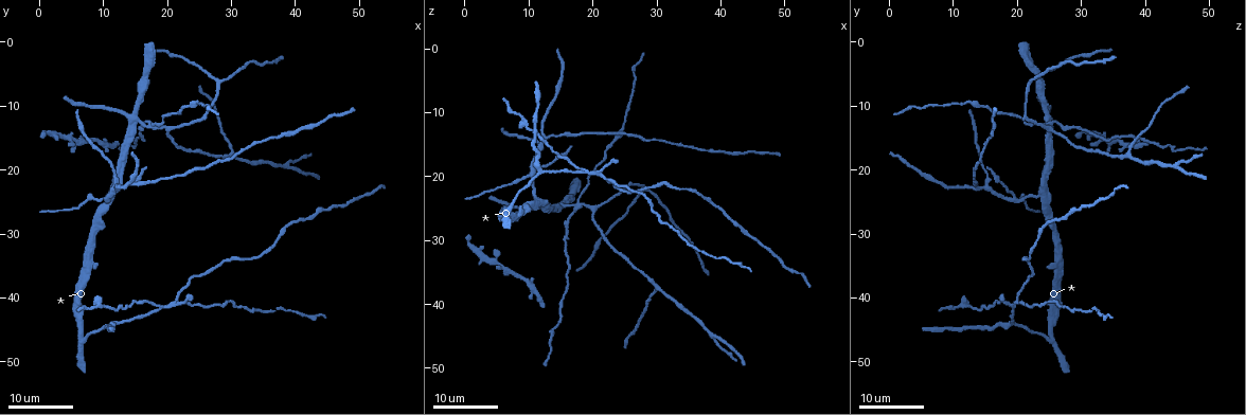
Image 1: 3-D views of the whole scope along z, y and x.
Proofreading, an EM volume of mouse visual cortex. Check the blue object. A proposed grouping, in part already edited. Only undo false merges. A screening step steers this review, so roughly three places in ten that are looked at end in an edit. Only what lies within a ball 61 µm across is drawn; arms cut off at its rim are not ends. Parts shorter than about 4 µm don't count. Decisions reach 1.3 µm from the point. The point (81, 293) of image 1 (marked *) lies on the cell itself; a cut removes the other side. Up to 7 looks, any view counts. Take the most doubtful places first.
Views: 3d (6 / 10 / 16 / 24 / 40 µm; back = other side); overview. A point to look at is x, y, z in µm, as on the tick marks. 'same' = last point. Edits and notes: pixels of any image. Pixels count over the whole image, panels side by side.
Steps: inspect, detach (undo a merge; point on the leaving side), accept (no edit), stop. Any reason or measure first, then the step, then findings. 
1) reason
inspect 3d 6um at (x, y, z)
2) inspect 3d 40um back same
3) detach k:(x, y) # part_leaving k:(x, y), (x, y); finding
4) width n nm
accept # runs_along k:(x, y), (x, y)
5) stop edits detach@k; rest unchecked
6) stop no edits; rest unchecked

looks like a crossing
inspect 3d 24um at (17.5, 13.0, 25.0)

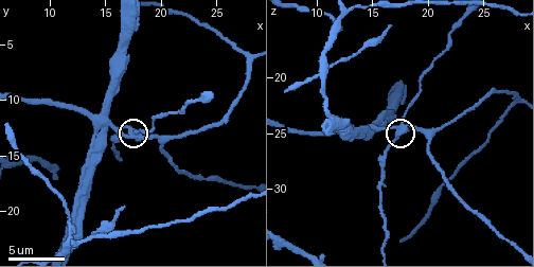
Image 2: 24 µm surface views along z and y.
inspect 3d 6um same

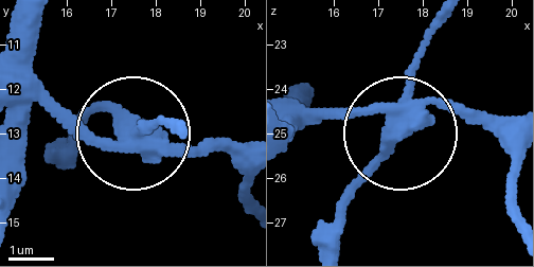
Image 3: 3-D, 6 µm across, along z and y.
inspect 3d 6um back same

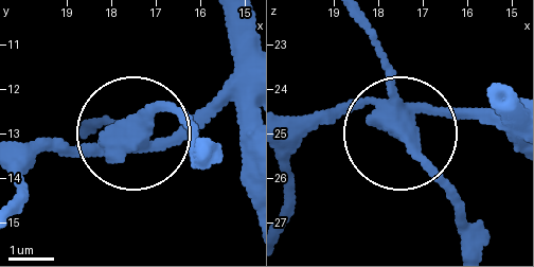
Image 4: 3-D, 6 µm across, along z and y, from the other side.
width 390 nm
detach 4:(111, 121) # two cells meet here

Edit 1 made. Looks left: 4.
inspect overview

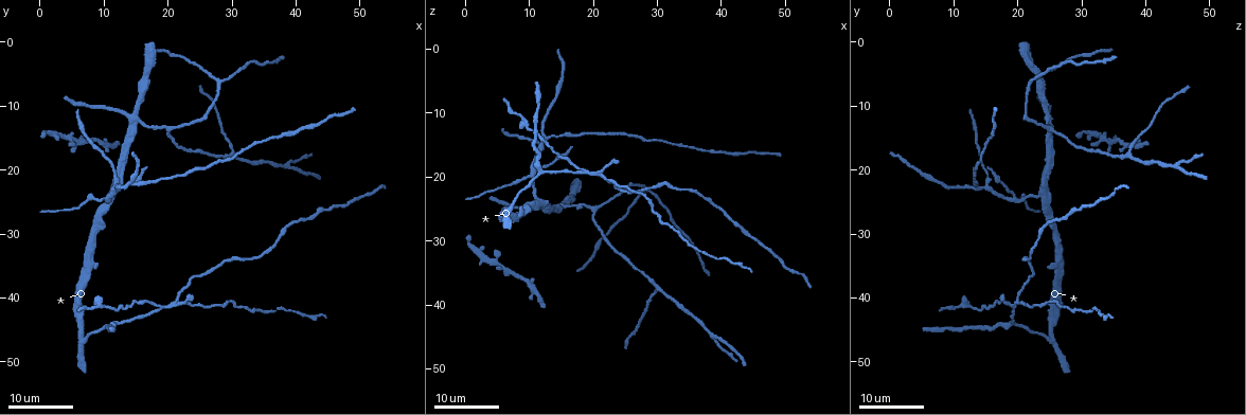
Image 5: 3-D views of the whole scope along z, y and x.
two arms in line, one across
inspect 3d 16um at (19.0, 41.5, 19.5)

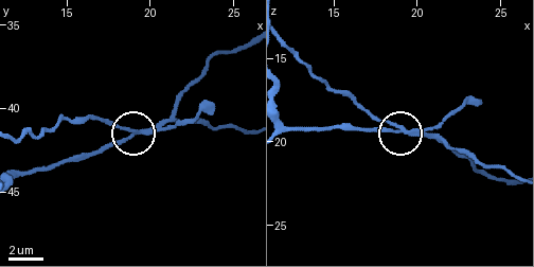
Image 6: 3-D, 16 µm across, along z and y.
zoom in
inspect 3d 6um at (18.9, 41.3, 19.3)

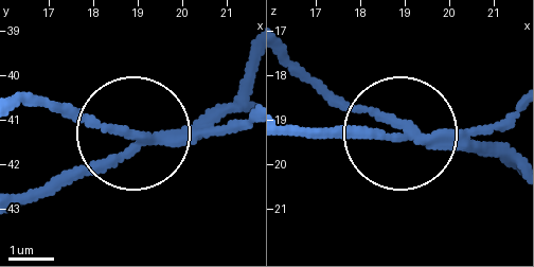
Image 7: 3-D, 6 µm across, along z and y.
arms 3
detach 7:(116, 126) # part_leaving 7:(177, 135), (124, 135), (21, 101); two cells meet here

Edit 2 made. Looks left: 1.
stop edits detach@4, detach@7; rest unchecked

